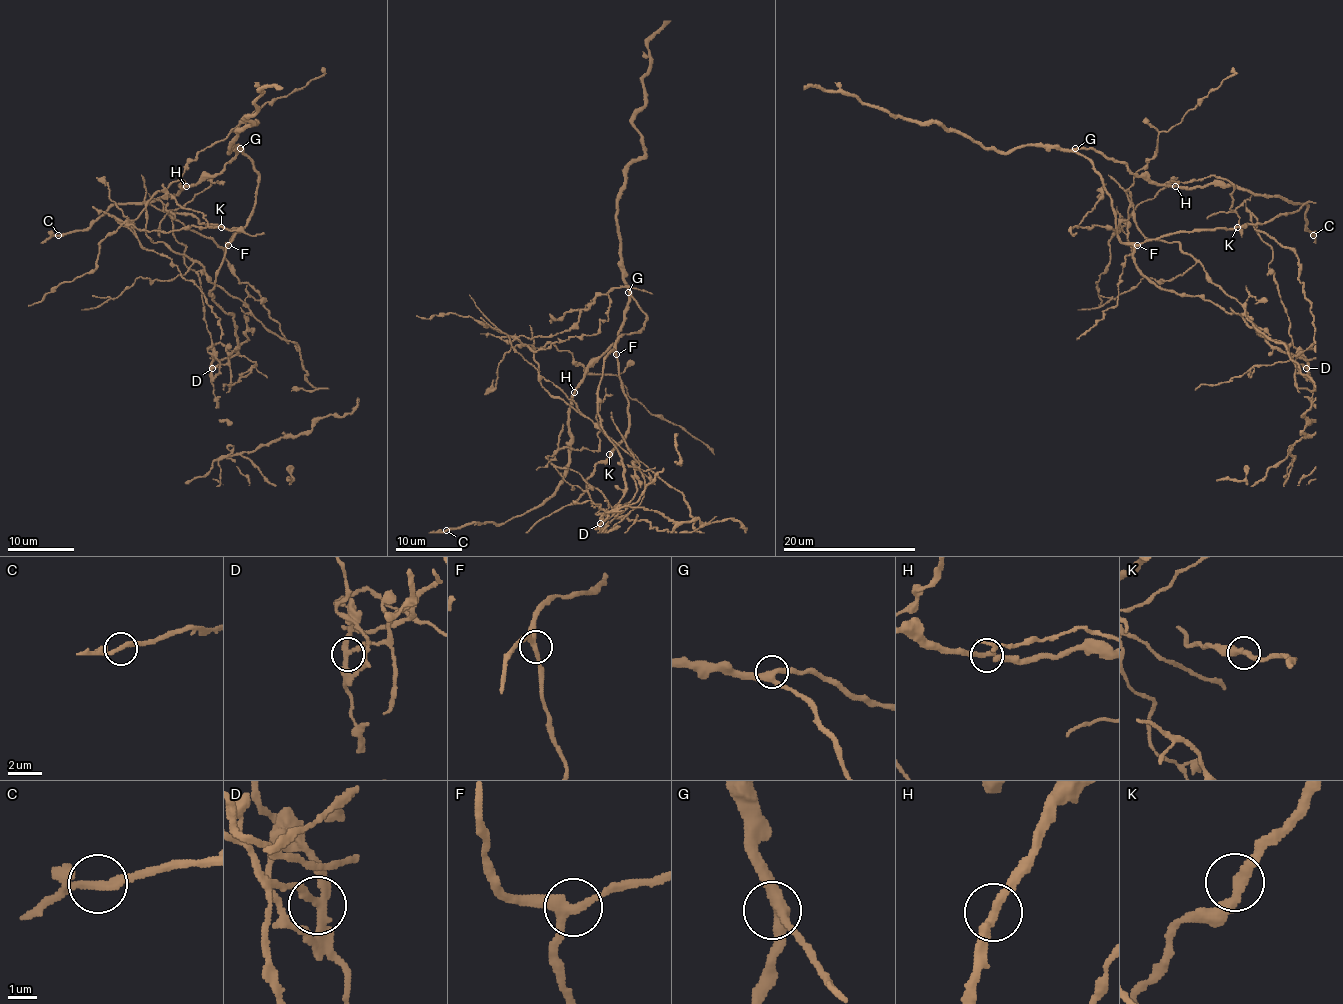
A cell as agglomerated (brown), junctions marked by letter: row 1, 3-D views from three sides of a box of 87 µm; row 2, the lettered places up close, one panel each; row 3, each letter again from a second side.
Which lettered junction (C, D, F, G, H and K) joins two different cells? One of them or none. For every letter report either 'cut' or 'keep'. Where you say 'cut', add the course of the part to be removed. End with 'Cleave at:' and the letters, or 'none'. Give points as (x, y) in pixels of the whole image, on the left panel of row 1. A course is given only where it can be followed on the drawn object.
C: keep
D: cut; course (211, 368), (248, 340), (248, 306), (146, 235), (146, 203), (200, 152), (318, 78), (321, 67)
F: keep
G: keep
H: keep
K: keep
Cleave at: D

